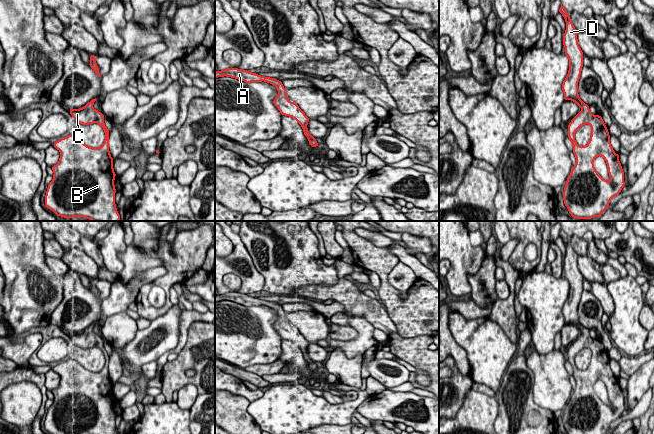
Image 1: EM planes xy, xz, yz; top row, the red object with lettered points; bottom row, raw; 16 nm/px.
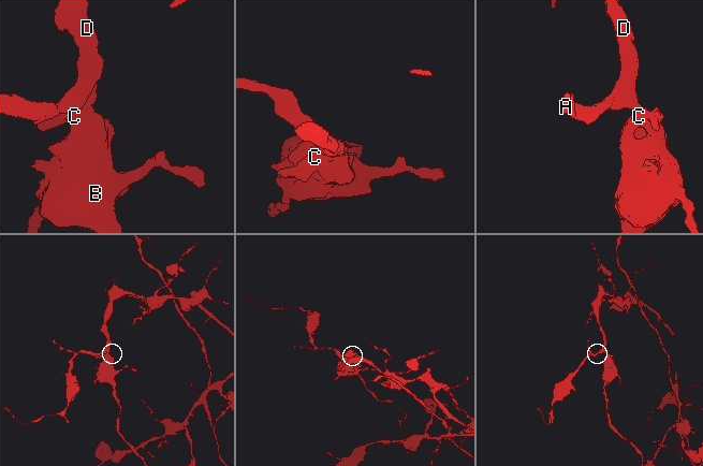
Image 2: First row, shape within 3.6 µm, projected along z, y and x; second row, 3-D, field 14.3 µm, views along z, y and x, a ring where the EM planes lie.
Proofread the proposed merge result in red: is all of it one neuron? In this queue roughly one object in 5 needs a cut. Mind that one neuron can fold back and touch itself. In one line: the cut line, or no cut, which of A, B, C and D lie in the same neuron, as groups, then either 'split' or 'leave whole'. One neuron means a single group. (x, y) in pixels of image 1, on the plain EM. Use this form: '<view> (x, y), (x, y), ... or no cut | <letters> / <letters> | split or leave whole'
no cut | A B C D | leave whole

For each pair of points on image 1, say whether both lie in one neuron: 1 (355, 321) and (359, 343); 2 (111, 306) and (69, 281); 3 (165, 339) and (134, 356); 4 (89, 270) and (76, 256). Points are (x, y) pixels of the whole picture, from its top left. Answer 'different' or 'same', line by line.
1: same
2: different
3: same
4: same

